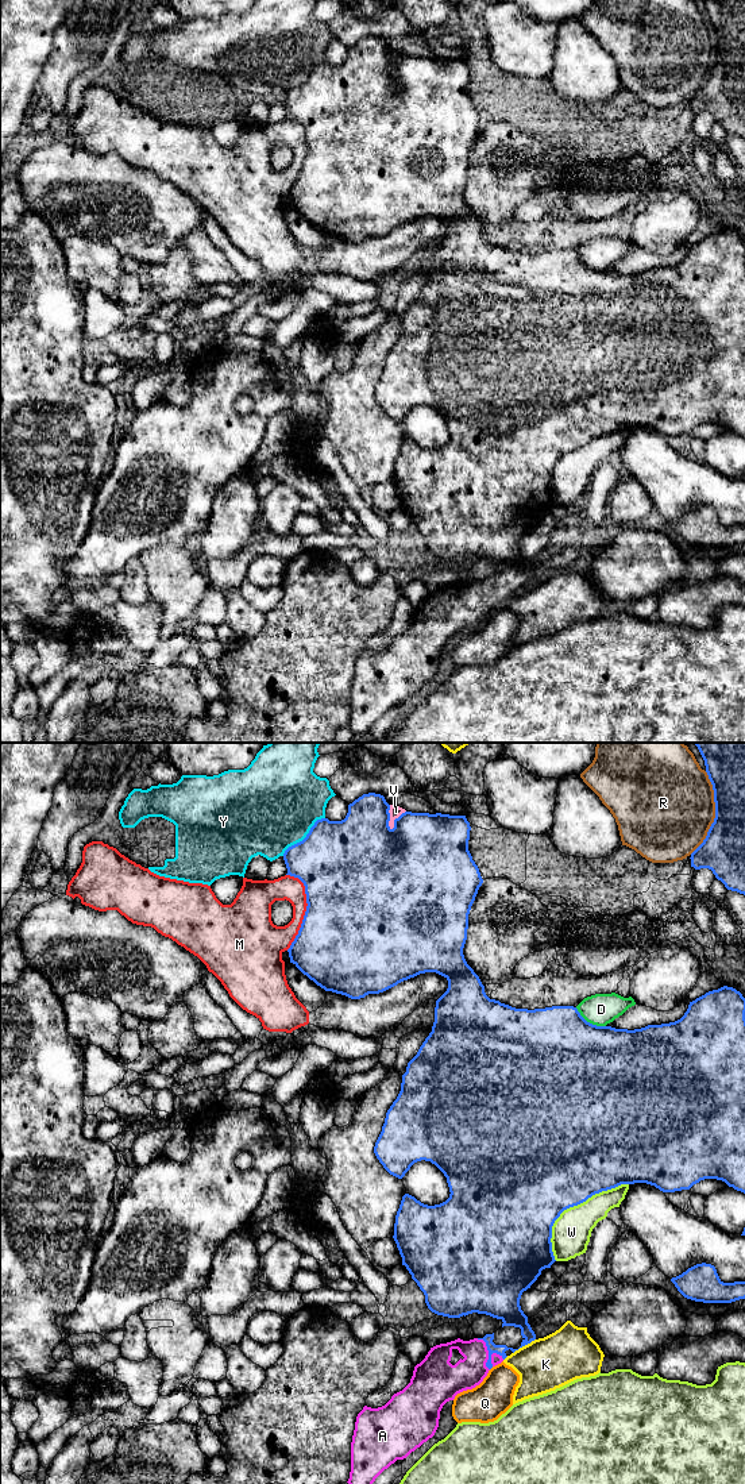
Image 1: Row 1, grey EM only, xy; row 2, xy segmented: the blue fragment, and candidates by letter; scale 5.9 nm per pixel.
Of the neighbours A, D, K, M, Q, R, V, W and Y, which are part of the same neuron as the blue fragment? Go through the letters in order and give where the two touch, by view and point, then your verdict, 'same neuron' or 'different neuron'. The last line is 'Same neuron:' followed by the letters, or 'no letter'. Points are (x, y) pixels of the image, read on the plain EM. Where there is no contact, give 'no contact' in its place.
A: meets blue in xy at (489, 596); same neuron
D: meets blue in xy at (589, 266); different neuron
K: meets blue in xy at (524, 589); different neuron
M: meets blue in xy at (307, 154); different neuron
Q: no contact; different neuron
R: meets blue in xy at (715, 57); different neuron
V: meets blue in xy at (394, 64); different neuron
W: meets blue in xy at (571, 450); different neuron
Y: meets blue in xy at (305, 81); different neuron
Same neuron: A

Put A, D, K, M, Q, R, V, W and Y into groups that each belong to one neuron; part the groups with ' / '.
A / D / K / M / Q / R / V / W / Y

